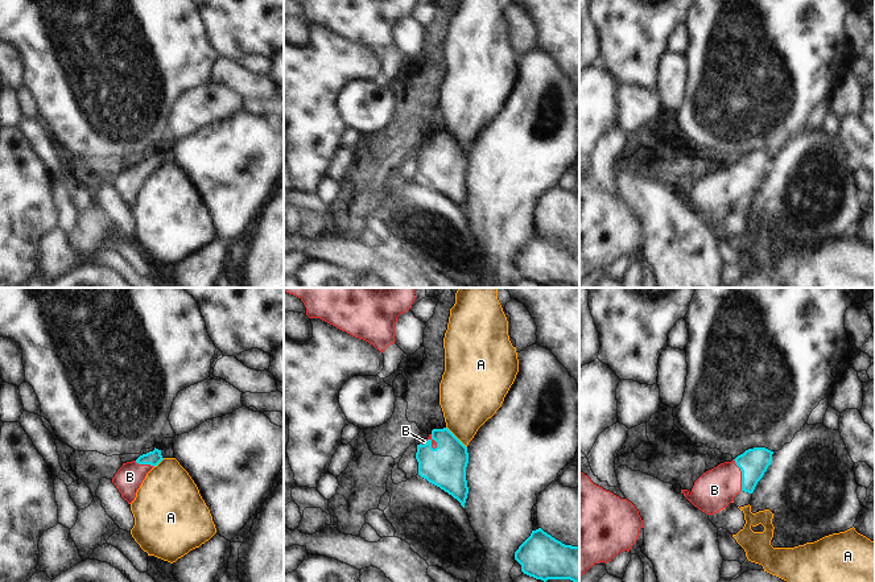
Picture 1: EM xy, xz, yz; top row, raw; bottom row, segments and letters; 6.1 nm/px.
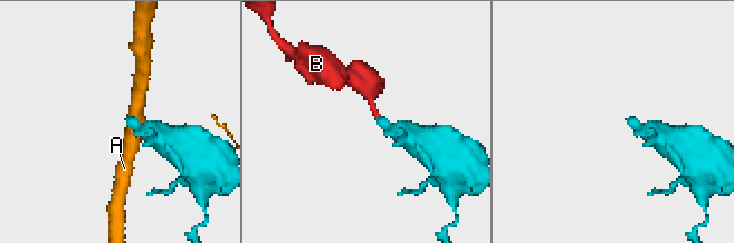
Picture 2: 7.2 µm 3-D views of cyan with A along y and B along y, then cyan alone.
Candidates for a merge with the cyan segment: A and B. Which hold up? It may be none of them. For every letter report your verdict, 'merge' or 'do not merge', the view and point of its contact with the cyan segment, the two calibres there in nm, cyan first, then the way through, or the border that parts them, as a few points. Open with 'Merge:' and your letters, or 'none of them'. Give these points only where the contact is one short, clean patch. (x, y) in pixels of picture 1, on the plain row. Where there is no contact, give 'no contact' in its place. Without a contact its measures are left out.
Merge: B
A: do not merge; contact xz (455, 141); calibres 260 and 340 nm; border xz (446, 131), (466, 152)
B: merge; contact yz (742, 180); calibres 180 and 240 nm; way yz (754, 166), (742, 180), (729, 182), (714, 194)

